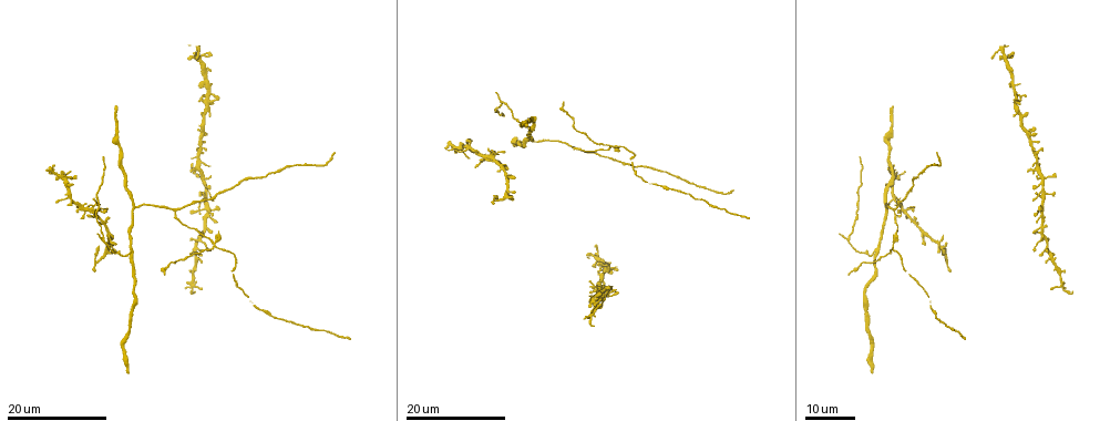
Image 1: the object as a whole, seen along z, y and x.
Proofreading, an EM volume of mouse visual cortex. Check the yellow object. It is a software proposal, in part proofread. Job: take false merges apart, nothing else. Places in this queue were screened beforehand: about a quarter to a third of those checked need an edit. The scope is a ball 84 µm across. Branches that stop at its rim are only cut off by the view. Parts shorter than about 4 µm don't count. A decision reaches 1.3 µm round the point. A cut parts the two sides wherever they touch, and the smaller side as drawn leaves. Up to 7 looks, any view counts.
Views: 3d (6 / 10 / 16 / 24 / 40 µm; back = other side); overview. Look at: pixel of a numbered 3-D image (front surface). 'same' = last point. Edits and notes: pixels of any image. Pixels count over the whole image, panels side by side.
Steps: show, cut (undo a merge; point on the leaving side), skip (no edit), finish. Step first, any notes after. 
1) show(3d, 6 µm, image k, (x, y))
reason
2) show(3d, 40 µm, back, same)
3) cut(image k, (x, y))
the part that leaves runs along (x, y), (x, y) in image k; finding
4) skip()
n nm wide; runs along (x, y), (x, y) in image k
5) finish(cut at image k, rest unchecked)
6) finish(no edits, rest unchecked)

show(3d, 16 µm, image 1, (872, 252))
three arms meet

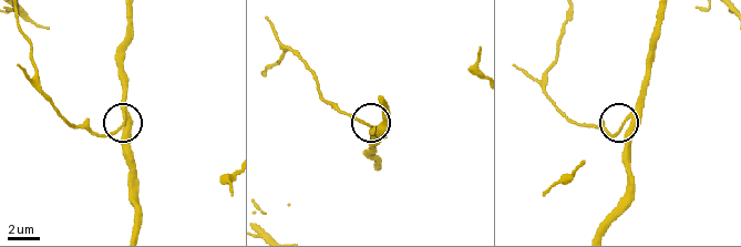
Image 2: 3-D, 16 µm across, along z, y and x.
show(3d, 6 µm, image 2, (368, 123))

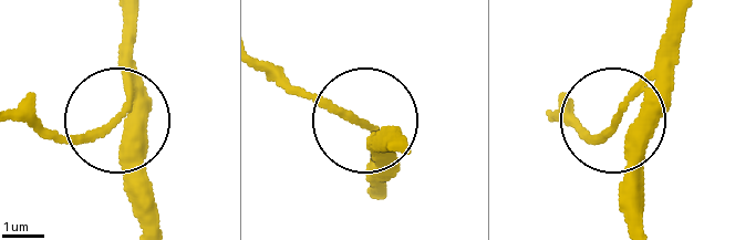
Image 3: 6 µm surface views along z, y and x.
show(3d, 6 µm, back, image 3, (113, 128))
from behind

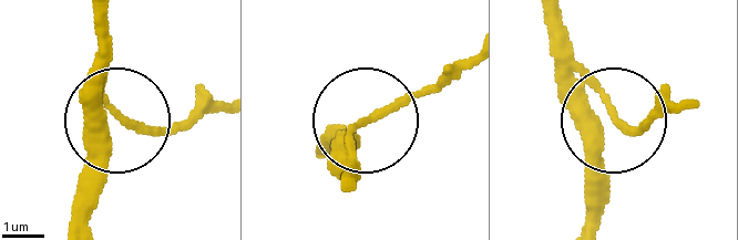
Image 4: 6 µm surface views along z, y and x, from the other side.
skip()
runs along (542, 14), (610, 110), (595, 226) in image 4; all the same cell

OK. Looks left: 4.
show(3d, 24 µm, image 1, (132, 206))
branch point

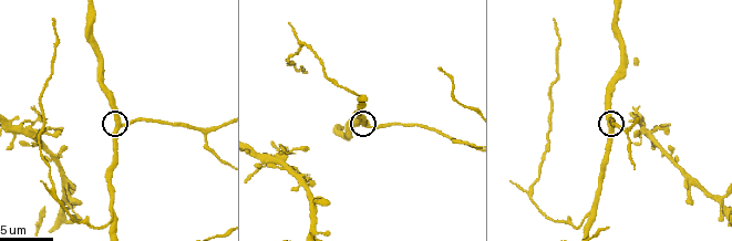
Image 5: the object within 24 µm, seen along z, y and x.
show(3d, 6 µm, image 5, (119, 129))

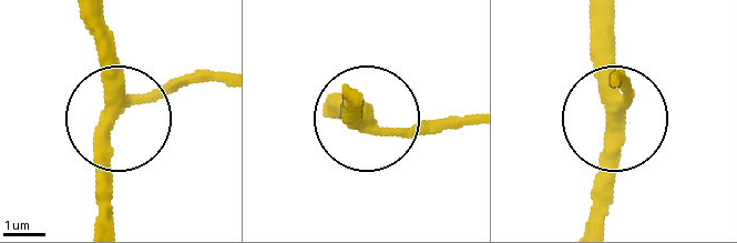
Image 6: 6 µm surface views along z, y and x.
skip()
350 nm wide; runs along (463, 123), (389, 134), (358, 105) in image 6; continuous, no second cell

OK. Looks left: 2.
show(3d, 10 µm, image 5, (205, 131))
side arm on a straight run

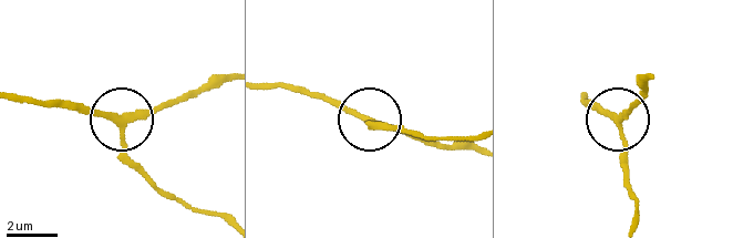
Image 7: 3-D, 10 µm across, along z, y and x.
skip()
3 arms; runs along (635, 224), (618, 115), (641, 99) in image 7; one cell here

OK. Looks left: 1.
show(3d, 10 µm, image 5, (287, 155))
calibre changes

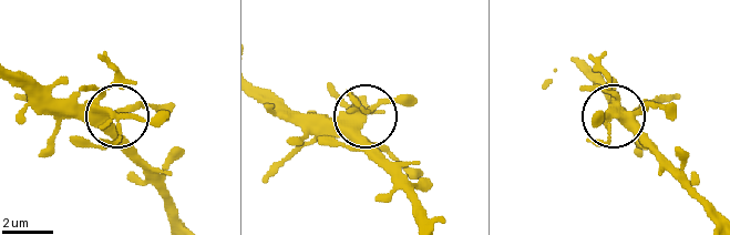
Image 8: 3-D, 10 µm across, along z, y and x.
skip()
5 arms; one cell here

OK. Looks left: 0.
finish(no edits, rest unchecked)

